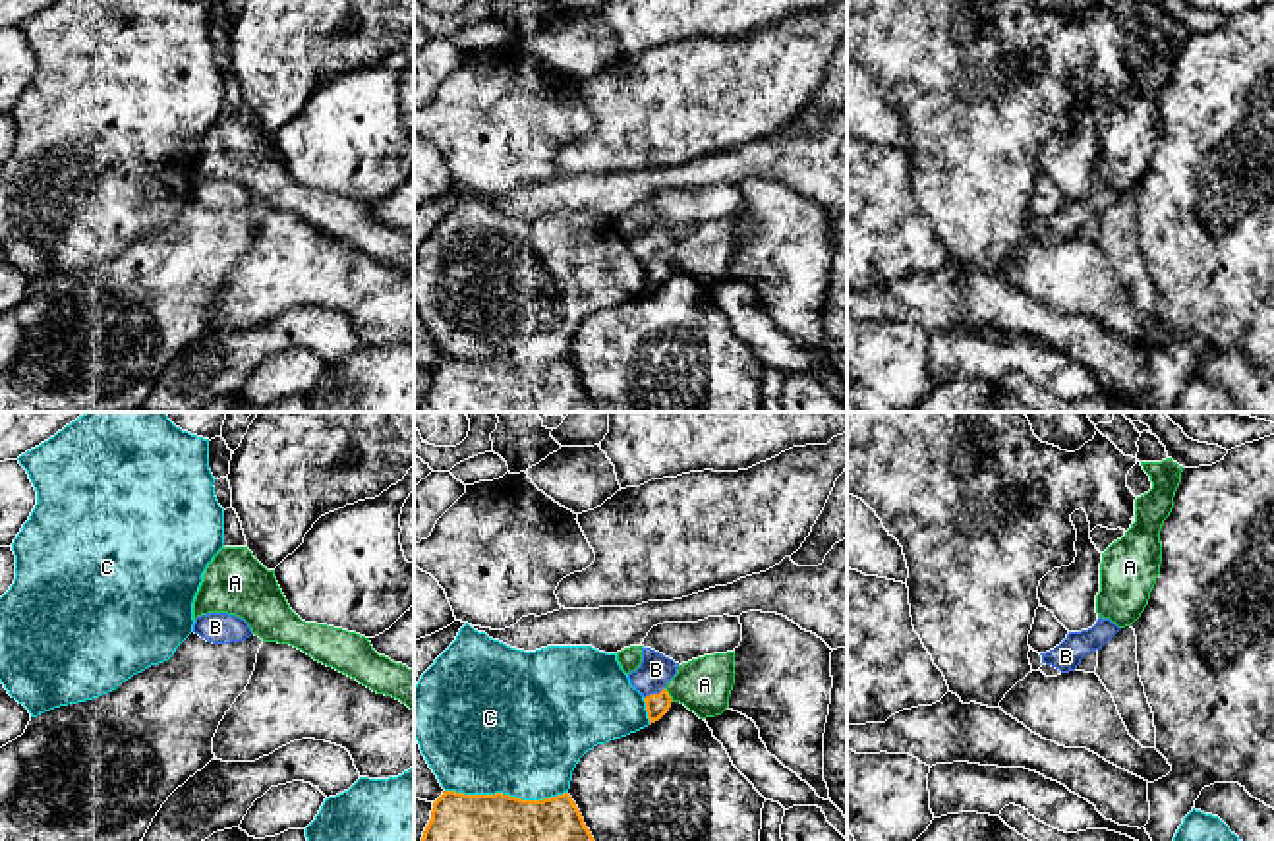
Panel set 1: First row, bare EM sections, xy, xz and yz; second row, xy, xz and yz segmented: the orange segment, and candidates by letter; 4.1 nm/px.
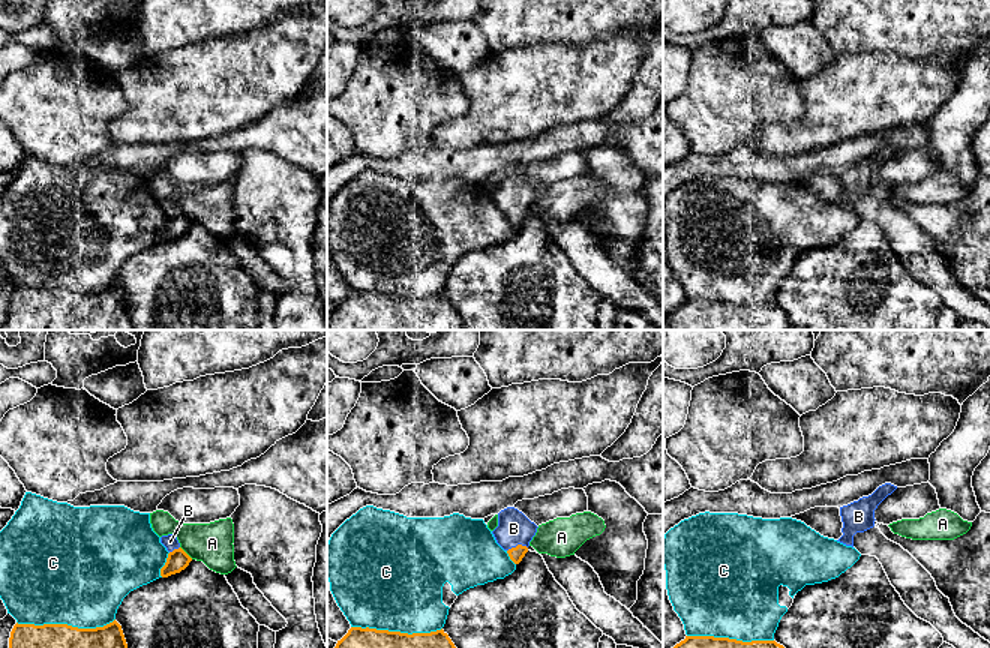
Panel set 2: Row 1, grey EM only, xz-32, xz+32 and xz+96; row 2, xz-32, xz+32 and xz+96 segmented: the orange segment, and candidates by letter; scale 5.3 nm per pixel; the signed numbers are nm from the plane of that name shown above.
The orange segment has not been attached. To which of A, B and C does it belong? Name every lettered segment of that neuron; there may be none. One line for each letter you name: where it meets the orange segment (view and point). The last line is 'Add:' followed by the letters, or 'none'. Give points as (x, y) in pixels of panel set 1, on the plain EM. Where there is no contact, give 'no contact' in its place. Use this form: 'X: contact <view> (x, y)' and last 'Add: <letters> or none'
B: contact xz (654, 261)
Add: B

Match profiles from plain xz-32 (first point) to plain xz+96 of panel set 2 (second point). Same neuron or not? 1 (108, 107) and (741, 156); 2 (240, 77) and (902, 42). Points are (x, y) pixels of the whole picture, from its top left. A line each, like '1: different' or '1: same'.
1: different
2: different

